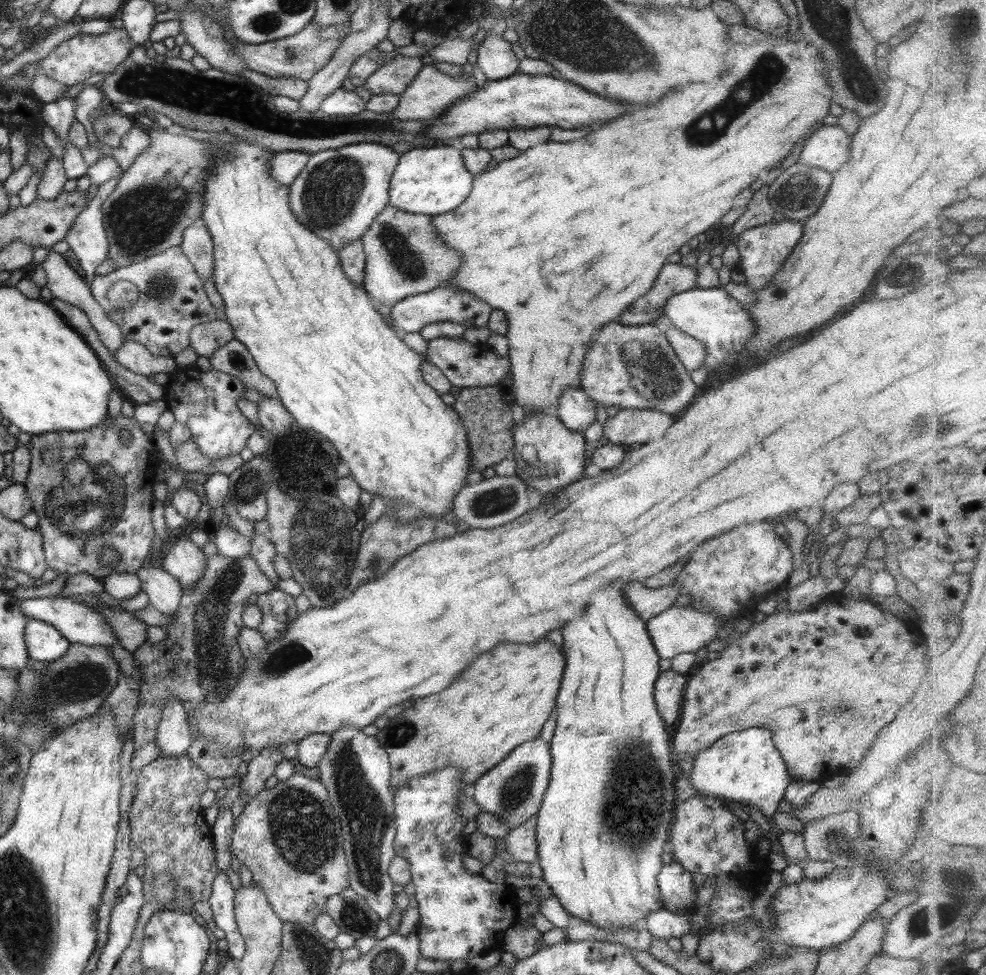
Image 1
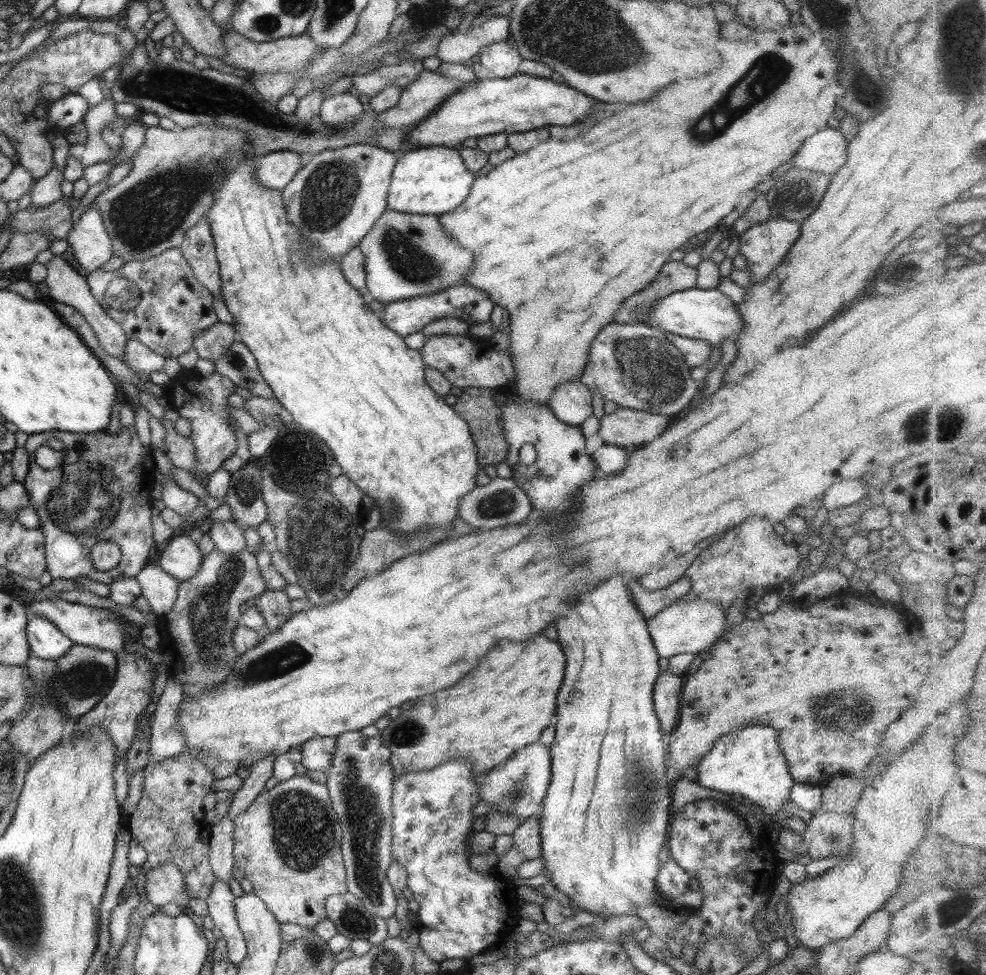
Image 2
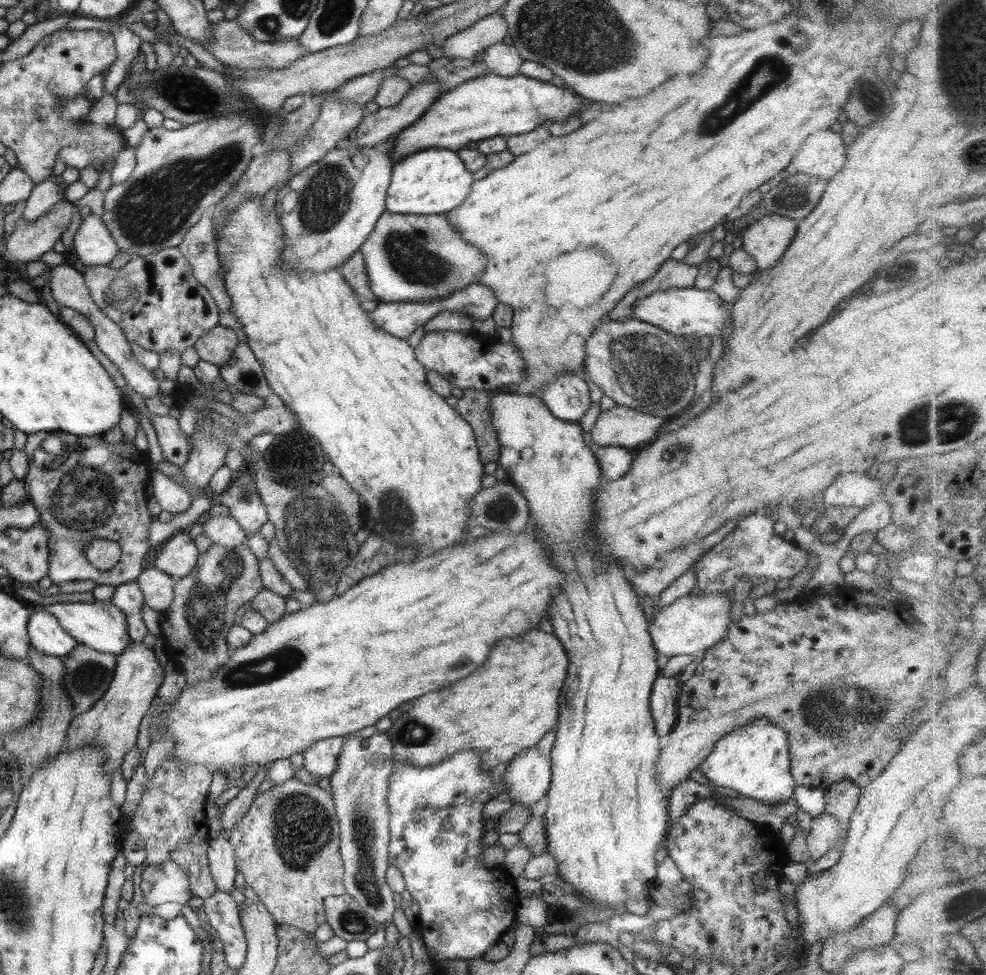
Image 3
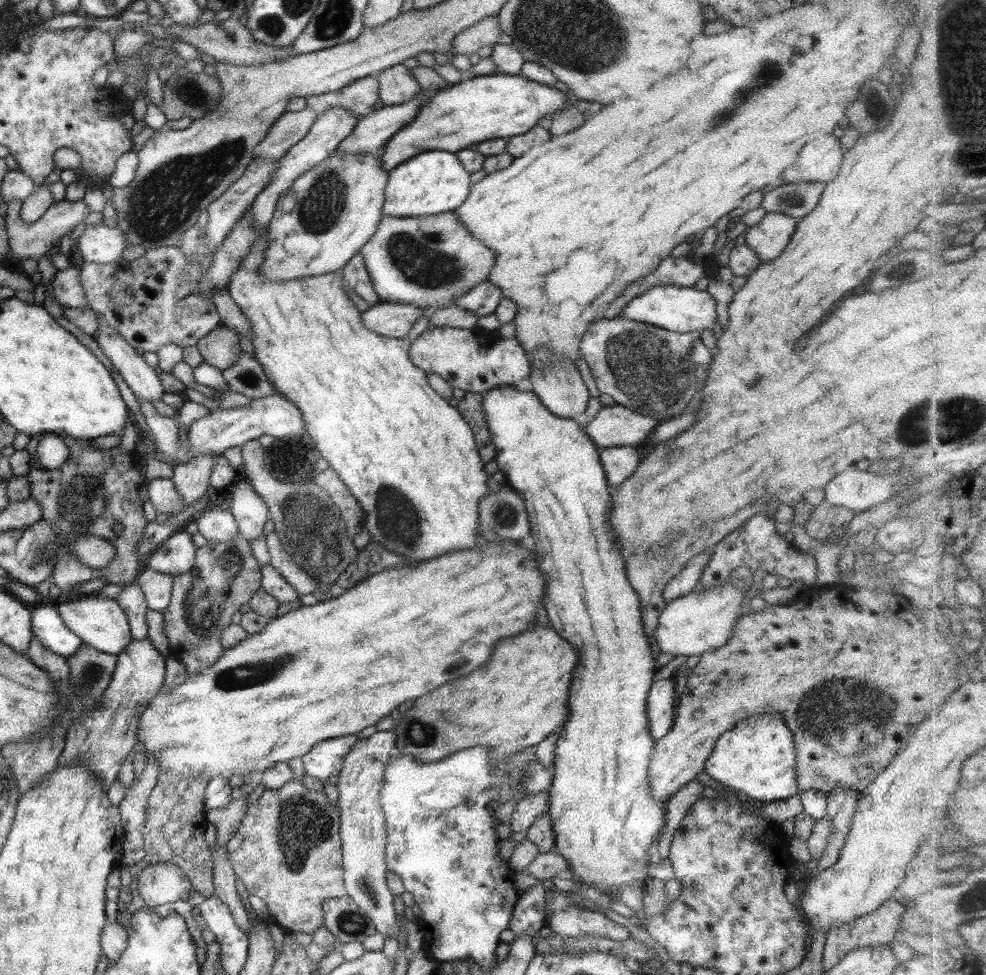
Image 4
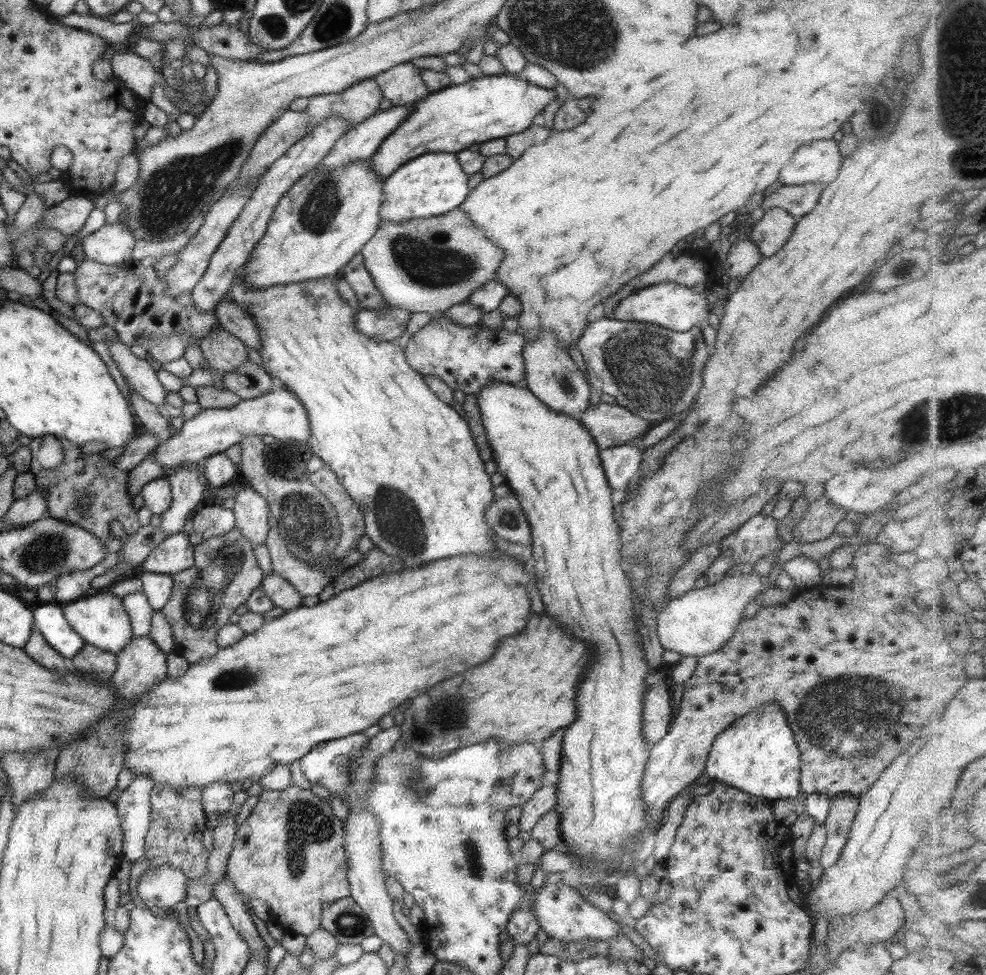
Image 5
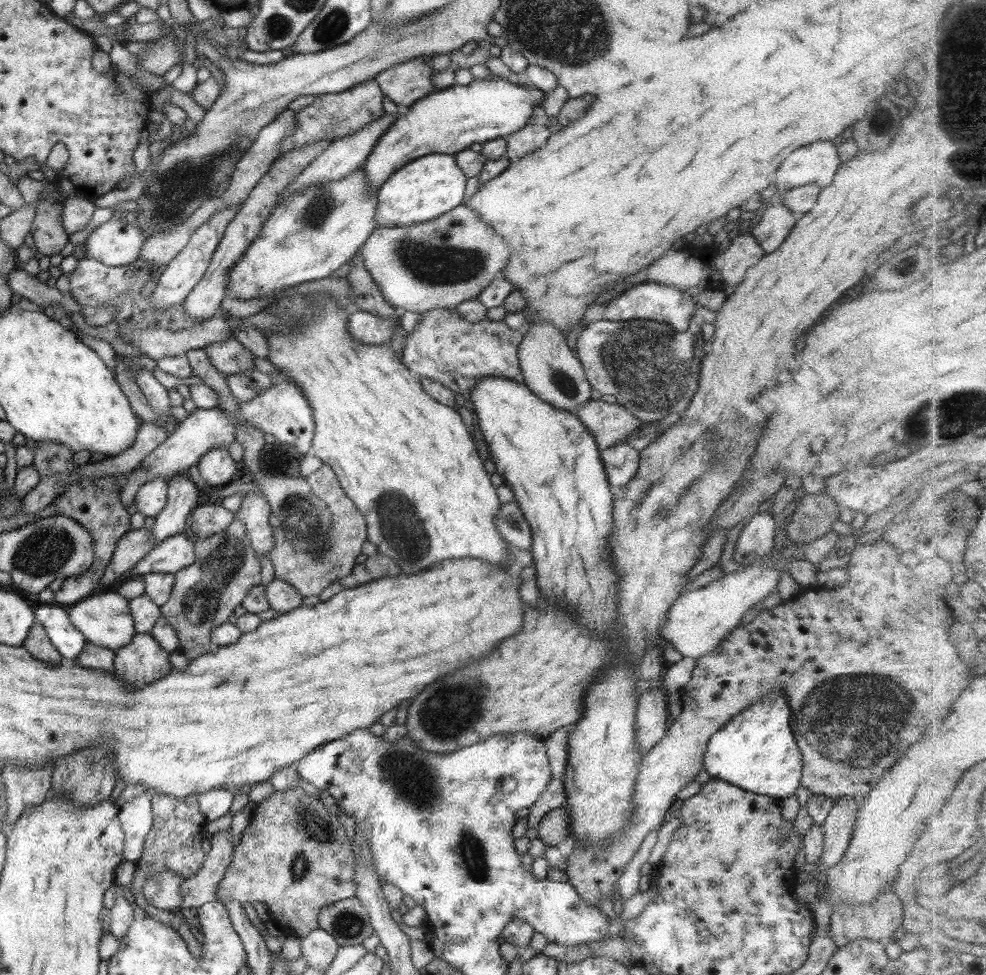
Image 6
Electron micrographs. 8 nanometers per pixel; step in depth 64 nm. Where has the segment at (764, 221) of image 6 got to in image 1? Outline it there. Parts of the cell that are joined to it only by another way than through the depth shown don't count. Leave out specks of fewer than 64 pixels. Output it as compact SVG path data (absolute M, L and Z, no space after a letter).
M784 220L780 222L763 223L751 227L737 235L732 241L735 243L739 258L737 269L745 277L744 284L751 290L757 291L767 286L773 279L775 271L781 268L793 247L802 235L802 225L798 221Z

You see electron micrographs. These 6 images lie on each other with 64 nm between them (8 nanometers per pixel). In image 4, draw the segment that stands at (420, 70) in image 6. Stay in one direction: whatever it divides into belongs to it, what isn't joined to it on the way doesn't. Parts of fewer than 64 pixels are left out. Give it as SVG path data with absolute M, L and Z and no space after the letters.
M402 64L390 66L378 73L378 100L383 106L403 104L415 98L422 88L411 77L409 69Z

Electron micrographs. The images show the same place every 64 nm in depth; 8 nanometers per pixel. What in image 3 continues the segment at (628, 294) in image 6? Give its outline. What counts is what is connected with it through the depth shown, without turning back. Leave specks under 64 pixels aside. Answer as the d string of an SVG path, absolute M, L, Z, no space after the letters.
M693 287L655 291L633 303L631 316L633 316L633 319L659 327L675 336L691 335L696 338L700 336L721 336L725 321L729 321L733 326L730 304L725 304L710 289L705 291L695 290Z

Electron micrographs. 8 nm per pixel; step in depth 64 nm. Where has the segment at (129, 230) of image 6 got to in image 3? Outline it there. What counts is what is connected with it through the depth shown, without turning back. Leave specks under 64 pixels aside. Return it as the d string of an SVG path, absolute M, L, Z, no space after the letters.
M88 211L83 213L81 223L72 238L73 250L82 266L107 265L118 253L117 243L99 216Z

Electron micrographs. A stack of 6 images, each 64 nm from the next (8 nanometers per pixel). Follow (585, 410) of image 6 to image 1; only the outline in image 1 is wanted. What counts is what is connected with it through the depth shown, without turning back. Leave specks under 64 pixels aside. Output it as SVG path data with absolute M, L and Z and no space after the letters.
M620 410L608 418L603 427L603 437L617 446L645 444L663 437L673 424L671 415L653 410Z

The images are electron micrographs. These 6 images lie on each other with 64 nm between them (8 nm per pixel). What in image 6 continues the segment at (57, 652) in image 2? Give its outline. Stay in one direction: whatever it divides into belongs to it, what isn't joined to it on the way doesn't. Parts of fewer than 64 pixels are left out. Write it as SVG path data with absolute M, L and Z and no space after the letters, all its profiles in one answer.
M50 603L35 610L35 619L39 619L49 641L63 658L74 658L81 652L84 637L69 622L65 607Z

